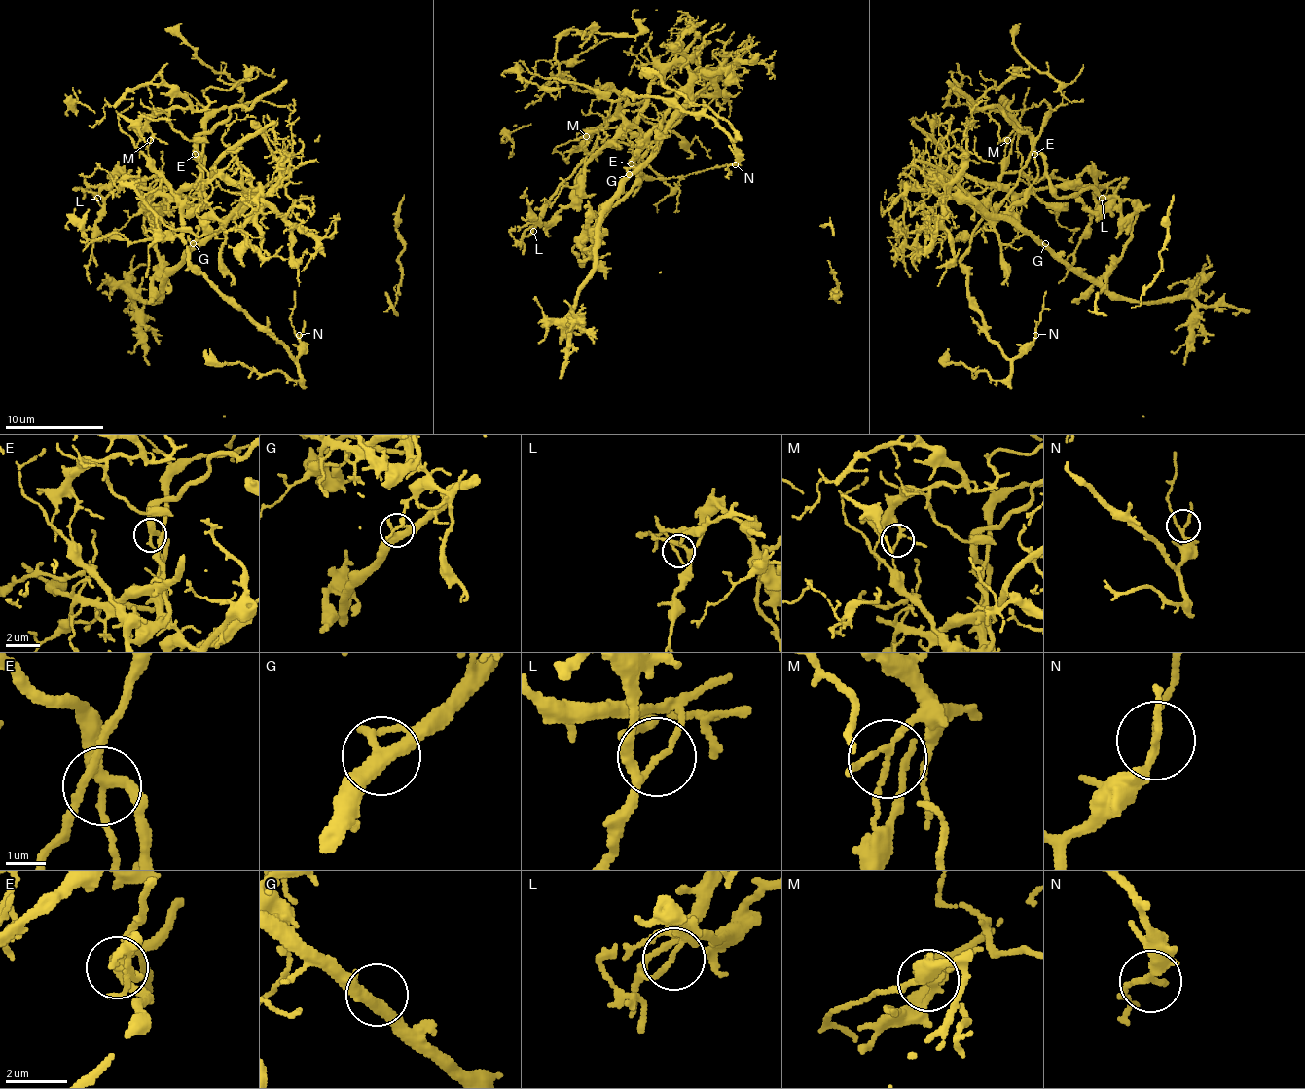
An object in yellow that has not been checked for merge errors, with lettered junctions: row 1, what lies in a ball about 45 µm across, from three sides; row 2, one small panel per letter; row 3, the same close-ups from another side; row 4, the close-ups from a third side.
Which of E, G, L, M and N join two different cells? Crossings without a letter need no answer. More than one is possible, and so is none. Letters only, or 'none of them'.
E, L, M

